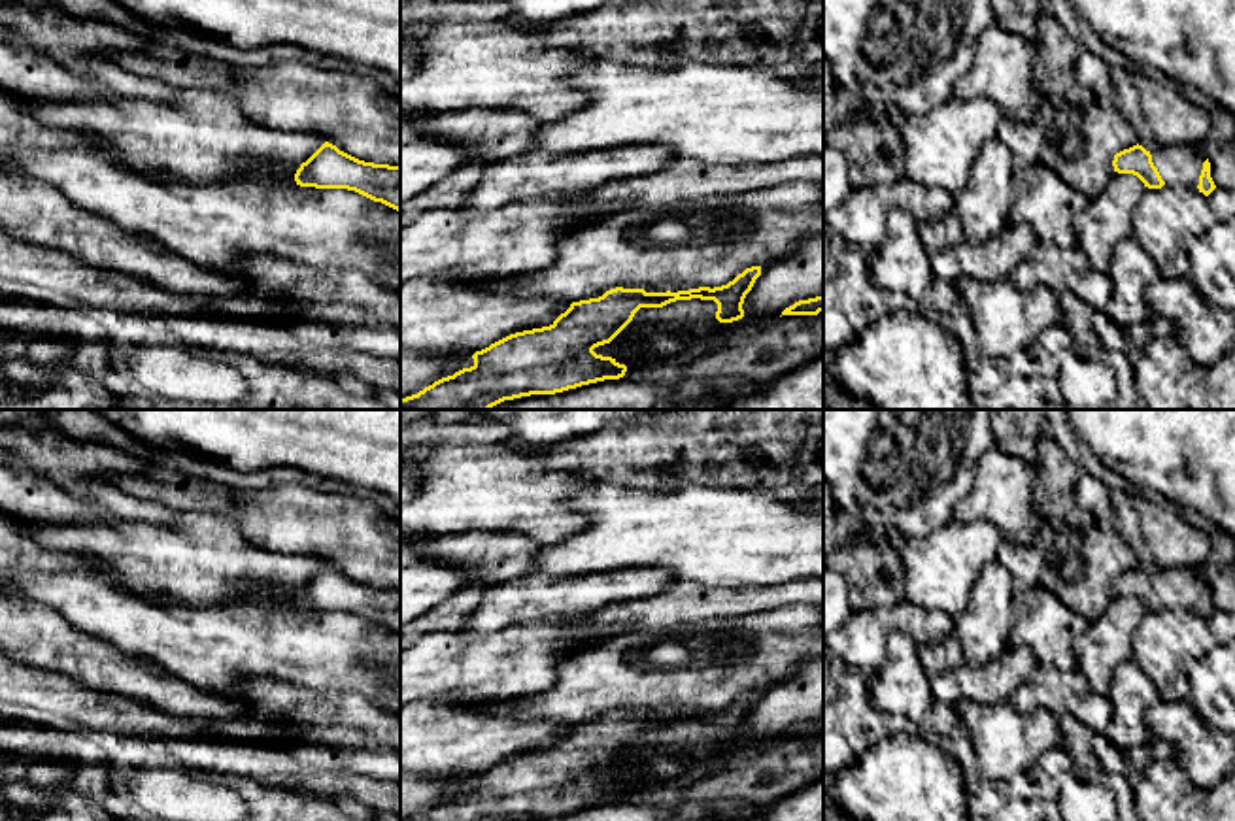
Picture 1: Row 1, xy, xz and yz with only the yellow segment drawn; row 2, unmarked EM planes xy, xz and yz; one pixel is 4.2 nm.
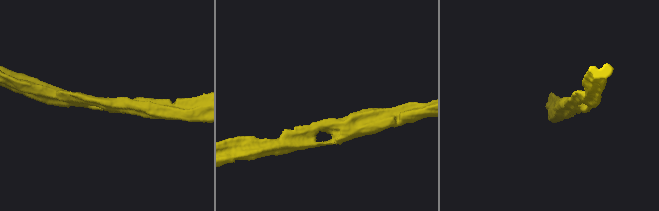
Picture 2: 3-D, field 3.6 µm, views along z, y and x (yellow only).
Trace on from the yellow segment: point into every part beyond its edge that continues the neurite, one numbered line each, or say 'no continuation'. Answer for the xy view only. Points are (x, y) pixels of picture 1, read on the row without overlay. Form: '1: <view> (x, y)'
no continuation

